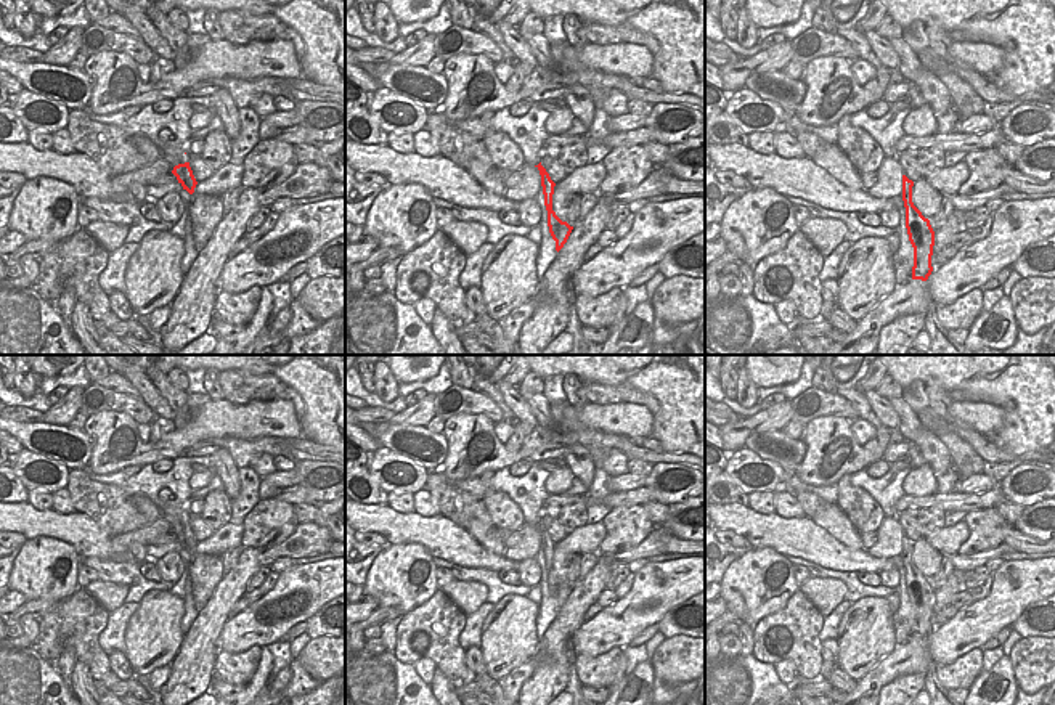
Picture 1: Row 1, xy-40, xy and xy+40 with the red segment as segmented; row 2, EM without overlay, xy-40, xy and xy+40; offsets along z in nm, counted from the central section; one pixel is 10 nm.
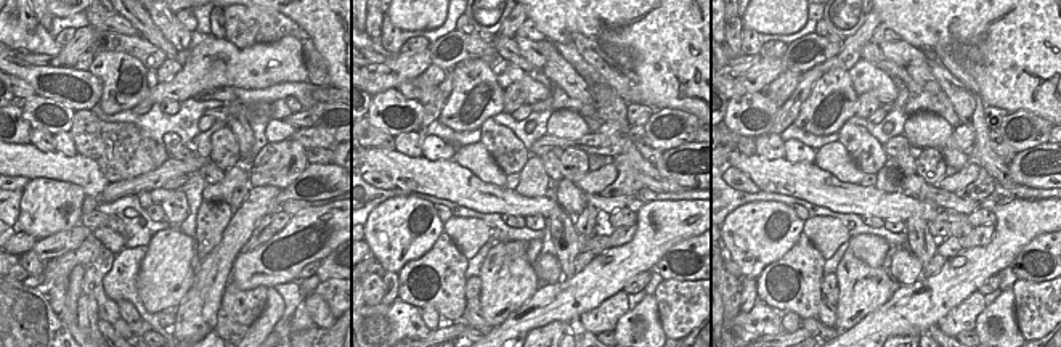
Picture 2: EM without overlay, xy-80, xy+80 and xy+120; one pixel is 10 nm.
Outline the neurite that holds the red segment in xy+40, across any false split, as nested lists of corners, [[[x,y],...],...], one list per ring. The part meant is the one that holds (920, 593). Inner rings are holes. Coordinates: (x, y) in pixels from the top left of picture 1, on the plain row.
[[[902,535],[902,560],[906,567],[906,588],[914,607],[912,639],[927,641],[933,631],[931,615],[935,605],[935,591],[930,580],[912,562],[914,541]]]

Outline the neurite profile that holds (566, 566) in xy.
[[[554,546],[552,554],[552,570],[556,575],[573,586],[580,578],[580,565],[581,565],[581,554],[576,552],[564,552]]]

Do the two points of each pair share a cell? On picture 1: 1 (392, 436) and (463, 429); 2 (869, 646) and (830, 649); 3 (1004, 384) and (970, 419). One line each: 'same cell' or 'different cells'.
1: different cells
2: different cells
3: different cells

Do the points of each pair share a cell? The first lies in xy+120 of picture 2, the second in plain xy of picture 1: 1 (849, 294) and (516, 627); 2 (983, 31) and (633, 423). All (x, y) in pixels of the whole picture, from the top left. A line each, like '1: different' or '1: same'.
1: same
2: different

